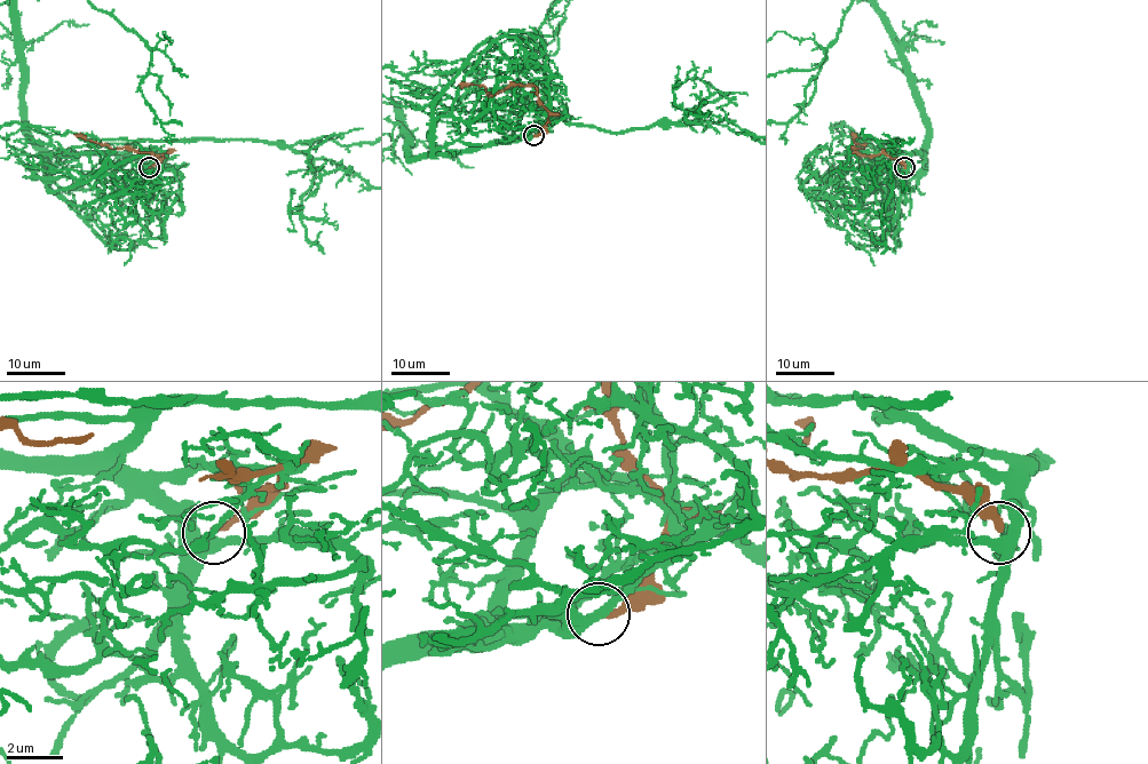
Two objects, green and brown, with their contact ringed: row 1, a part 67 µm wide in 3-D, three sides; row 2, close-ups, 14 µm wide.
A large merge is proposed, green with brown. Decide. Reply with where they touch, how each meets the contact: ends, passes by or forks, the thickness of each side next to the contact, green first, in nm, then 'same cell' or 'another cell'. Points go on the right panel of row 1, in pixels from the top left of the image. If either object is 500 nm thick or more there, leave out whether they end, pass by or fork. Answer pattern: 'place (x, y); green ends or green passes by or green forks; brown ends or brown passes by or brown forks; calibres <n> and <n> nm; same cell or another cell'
place (904, 167); green passes by; brown ends; calibres 400 and 220 nm; another cell

